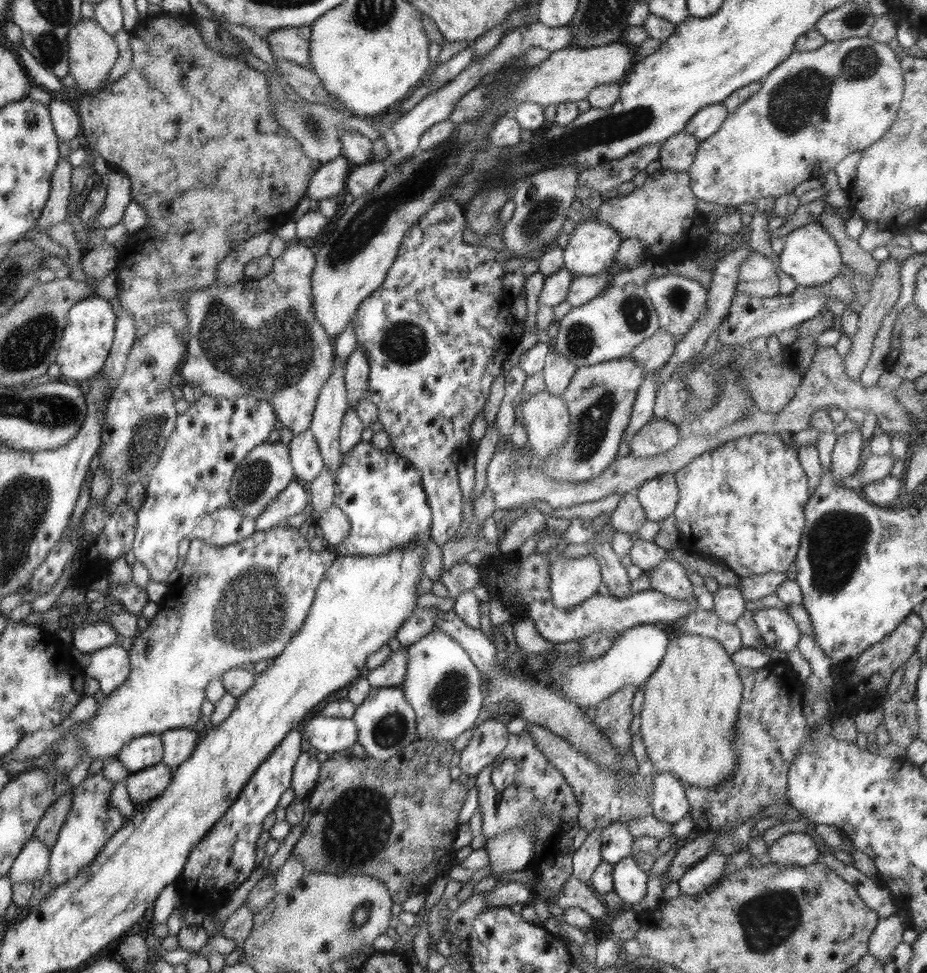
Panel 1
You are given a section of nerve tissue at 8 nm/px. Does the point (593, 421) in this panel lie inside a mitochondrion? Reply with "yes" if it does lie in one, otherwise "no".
yes

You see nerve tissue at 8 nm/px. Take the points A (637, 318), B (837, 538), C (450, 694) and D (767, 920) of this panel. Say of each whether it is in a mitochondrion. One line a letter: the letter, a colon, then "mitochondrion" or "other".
A: mitochondrion
B: mitochondrion
C: mitochondrion
D: mitochondrion

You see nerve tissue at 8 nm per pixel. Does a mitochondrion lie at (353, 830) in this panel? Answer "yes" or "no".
yes

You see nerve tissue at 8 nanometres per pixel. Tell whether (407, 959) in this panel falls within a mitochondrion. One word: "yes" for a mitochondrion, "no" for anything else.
no

